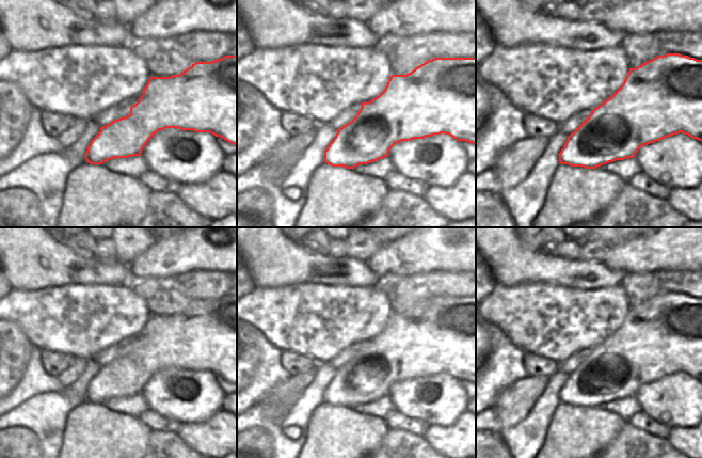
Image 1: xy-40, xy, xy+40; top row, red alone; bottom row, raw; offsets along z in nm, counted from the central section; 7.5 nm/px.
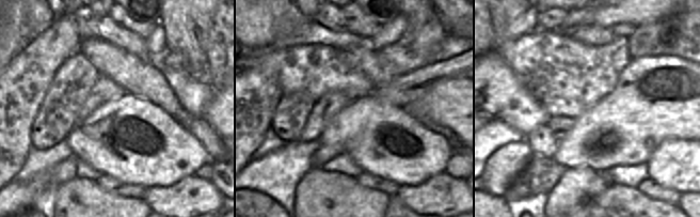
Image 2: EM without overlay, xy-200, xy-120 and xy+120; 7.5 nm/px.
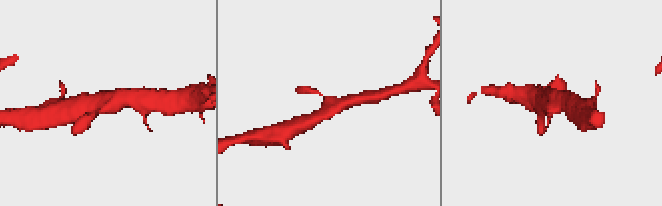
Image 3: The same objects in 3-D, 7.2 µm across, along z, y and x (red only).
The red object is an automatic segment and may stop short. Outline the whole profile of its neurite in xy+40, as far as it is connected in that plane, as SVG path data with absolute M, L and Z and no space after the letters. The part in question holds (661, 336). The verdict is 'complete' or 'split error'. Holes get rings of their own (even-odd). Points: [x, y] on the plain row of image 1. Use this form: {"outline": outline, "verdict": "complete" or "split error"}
{"outline": "M667 293L658 295L637 307L629 307L629 311L623 323L604 342L594 347L591 353L568 376L568 379L559 392L559 400L561 404L569 404L571 406L584 406L586 408L595 408L603 404L613 401L616 399L624 399L626 397L634 397L636 392L643 385L656 380L660 380L667 376L677 373L688 374L692 378L702 380L702 299L697 299L688 295L680 293Z", "verdict": "complete"}

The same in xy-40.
{"outline": "M237 295L195 301L180 314L151 316L142 332L129 354L100 367L85 392L89 402L141 395L147 381L165 367L210 372L237 385Z", "verdict": "complete"}

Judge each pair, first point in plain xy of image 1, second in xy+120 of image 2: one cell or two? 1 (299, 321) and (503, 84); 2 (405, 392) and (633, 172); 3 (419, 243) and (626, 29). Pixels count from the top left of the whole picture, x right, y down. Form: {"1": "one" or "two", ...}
{"1": "two", "2": "two", "3": "two"}

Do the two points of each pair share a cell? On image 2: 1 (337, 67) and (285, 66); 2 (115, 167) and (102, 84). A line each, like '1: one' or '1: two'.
1: one
2: two

